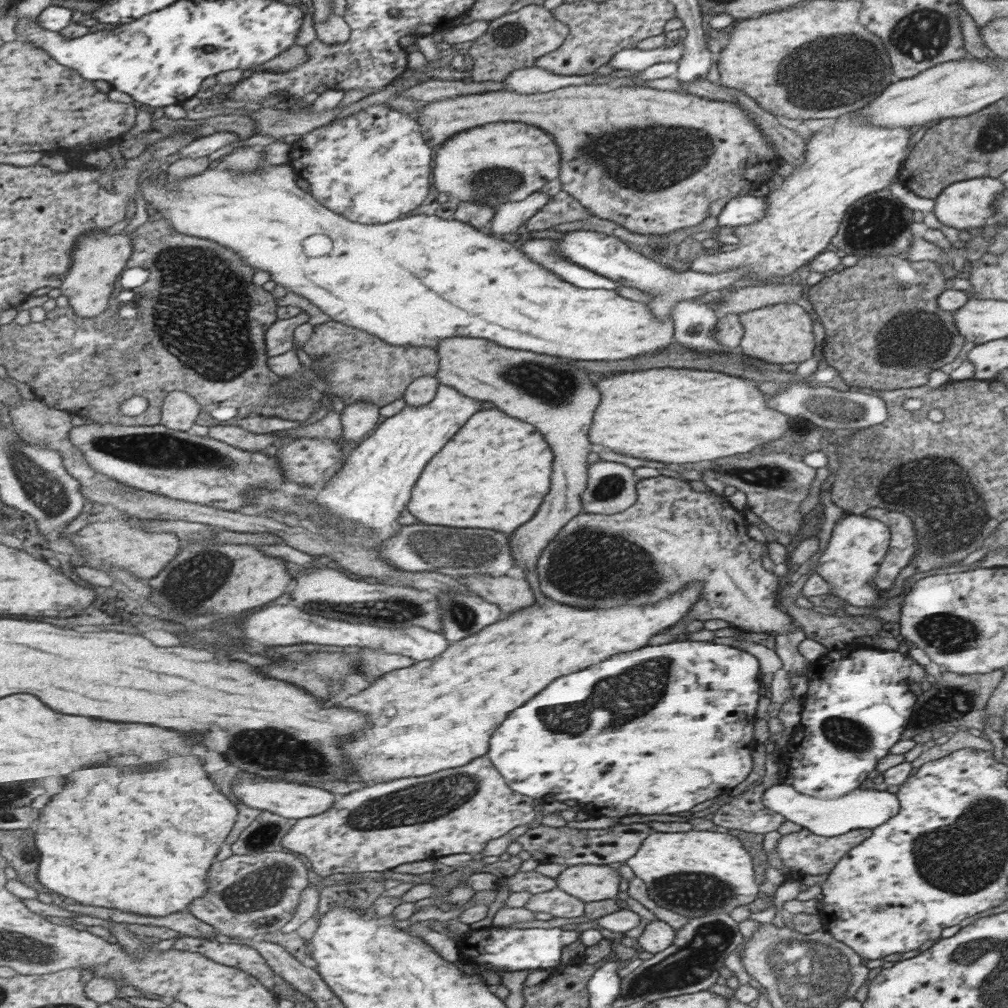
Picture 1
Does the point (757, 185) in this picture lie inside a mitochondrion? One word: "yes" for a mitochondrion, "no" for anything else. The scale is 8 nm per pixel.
no

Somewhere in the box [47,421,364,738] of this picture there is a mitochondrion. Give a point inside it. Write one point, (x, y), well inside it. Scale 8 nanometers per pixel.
(158, 451)

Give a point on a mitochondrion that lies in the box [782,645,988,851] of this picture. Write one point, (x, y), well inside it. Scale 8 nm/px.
(949, 702)

